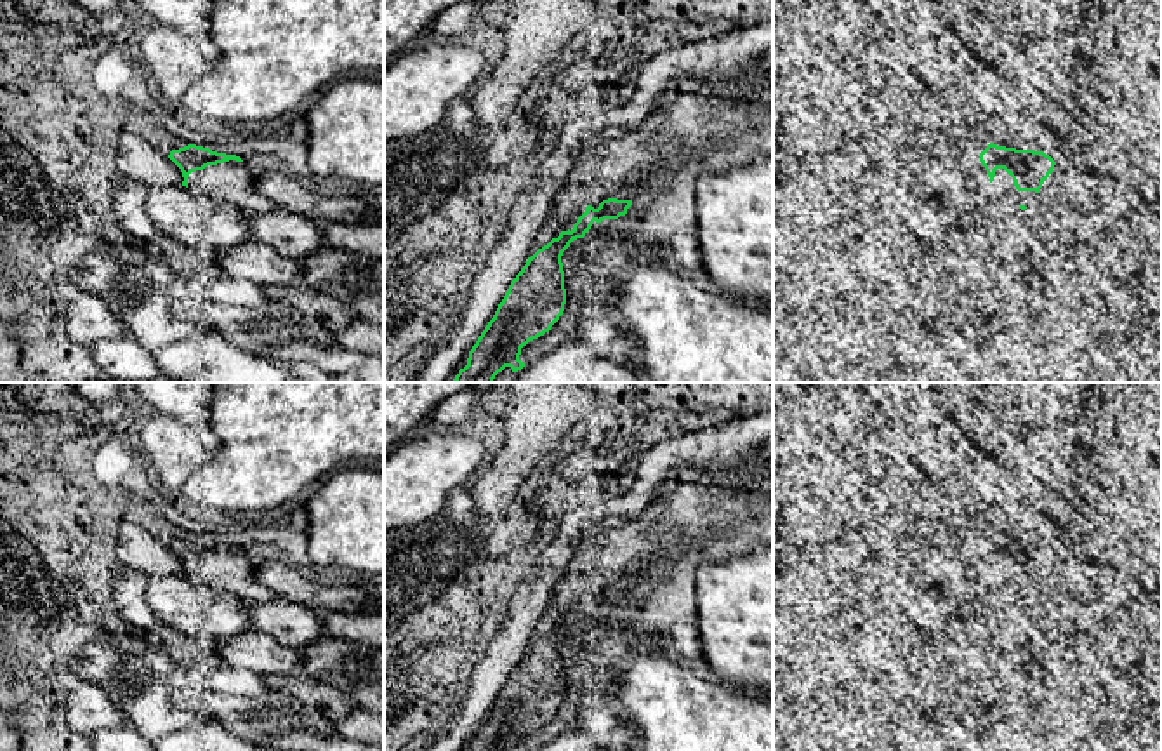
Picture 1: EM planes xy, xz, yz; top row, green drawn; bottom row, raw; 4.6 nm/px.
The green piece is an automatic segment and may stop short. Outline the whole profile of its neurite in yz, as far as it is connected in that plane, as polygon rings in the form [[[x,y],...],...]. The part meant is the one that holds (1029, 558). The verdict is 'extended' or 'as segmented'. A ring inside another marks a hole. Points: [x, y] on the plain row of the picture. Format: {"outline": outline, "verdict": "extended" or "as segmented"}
{"outline": [[[994,532],[980,542],[980,551],[999,582],[1021,600],[1039,589],[1040,577],[1056,555],[1044,541],[1006,537]]], "verdict": "extended"}

